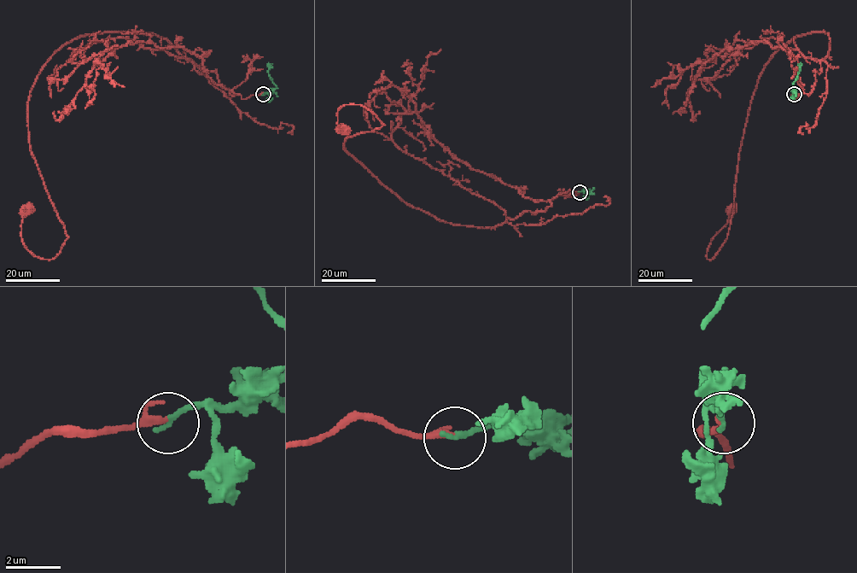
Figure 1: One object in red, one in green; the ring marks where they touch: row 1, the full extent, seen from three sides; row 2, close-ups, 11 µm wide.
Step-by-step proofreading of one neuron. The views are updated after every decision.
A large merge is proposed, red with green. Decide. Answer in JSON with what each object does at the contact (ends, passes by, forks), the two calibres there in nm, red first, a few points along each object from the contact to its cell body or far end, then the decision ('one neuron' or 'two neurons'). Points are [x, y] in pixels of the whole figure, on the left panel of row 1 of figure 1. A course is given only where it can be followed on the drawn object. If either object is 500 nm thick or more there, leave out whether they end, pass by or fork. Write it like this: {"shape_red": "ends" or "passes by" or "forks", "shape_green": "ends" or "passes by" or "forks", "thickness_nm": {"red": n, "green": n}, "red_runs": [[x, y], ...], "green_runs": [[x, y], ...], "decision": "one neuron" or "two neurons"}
{"shape_red": "passes by", "shape_green": "ends", "thickness_nm": {"red": 140, "green": 200}, "red_runs": [[263, 94], [232, 95], [150, 33], [64, 43], [27, 101], [67, 237], [54, 258], [24, 244], [26, 210]], "green_runs": [[263, 94], [271, 92], [276, 87], [268, 73], [272, 63]], "decision": "one neuron"}

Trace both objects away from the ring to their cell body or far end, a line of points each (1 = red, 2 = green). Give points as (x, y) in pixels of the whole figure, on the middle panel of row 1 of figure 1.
1: (580, 192), (495, 226), (453, 225), (344, 149), (384, 125), (370, 110), (345, 104), (342, 129)
2: (580, 192), (592, 190), (584, 196), (589, 196)

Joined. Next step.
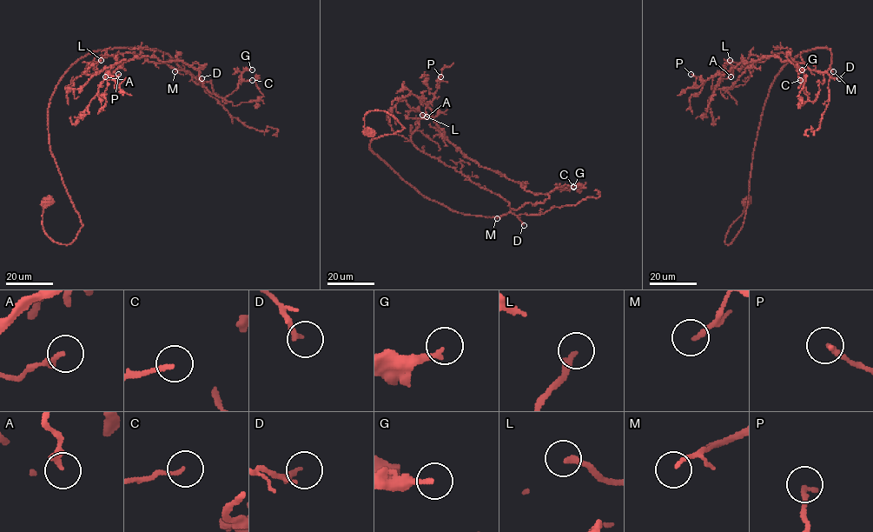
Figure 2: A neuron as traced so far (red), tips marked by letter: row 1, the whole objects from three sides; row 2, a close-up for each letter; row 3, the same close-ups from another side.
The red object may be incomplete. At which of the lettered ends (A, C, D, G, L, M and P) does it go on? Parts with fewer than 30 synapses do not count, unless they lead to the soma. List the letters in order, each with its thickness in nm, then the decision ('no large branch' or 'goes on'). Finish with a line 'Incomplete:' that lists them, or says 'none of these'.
A: 240 nm thick; no large branch
C: 150 nm thick; no large branch
D: 190 nm thick; no large branch
G: 200 nm thick; no large branch
L: 240 nm thick; goes on
M: 180 nm thick; no large branch
P: 240 nm thick; no large branch
Incomplete: L

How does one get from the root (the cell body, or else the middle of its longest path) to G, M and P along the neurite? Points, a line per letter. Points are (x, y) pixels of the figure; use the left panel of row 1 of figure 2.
G: (47, 202), (44, 232), (69, 244), (82, 224), (48, 110), (78, 59), (157, 49), (225, 103), (252, 69)
M: (47, 202), (44, 232), (69, 244), (82, 224), (48, 135), (63, 74), (130, 47), (165, 52), (175, 71)
P: (47, 202), (69, 244), (48, 110), (86, 54), (157, 49), (227, 102), (181, 61), (118, 74)

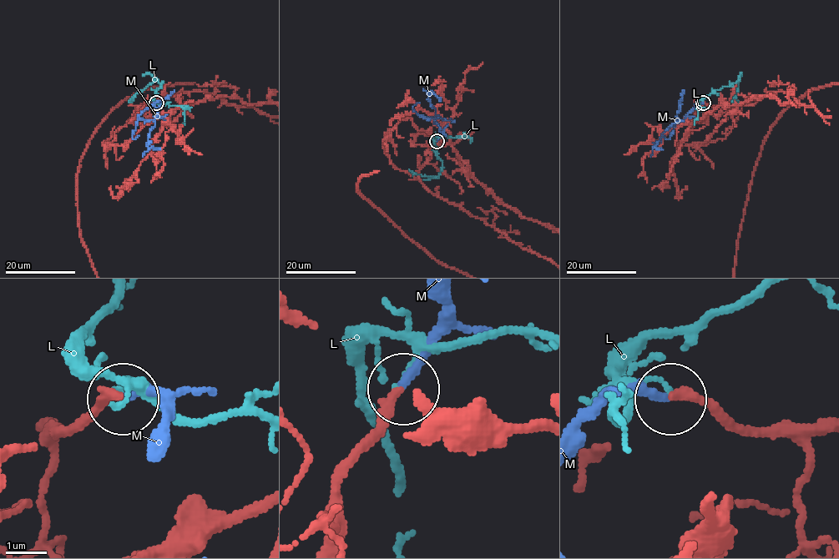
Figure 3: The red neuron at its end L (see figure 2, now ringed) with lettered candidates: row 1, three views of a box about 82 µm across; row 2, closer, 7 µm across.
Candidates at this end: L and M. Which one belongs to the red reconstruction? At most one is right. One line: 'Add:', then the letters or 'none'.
Add: M

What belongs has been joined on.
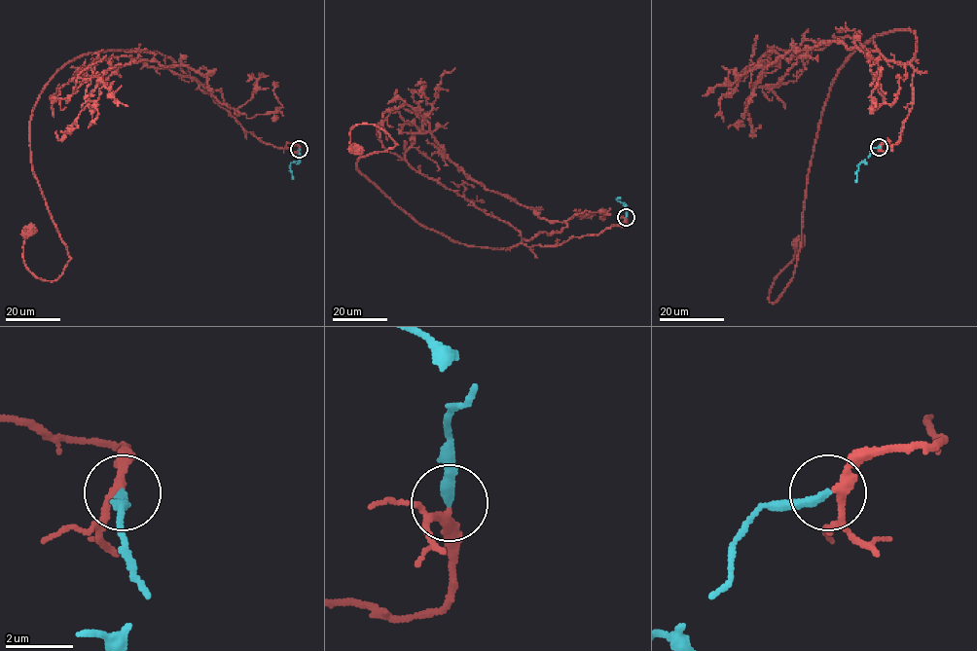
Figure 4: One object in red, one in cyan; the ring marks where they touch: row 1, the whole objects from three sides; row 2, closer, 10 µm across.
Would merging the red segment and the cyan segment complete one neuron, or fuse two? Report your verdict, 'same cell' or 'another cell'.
same cell

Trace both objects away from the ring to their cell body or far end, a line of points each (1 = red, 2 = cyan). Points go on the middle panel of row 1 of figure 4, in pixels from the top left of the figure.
1: (626, 217), (557, 245), (467, 246), (418, 224), (357, 169), (397, 144), (382, 129), (357, 124), (355, 148)
2: (626, 217), (628, 207), (617, 200), (621, 198)

